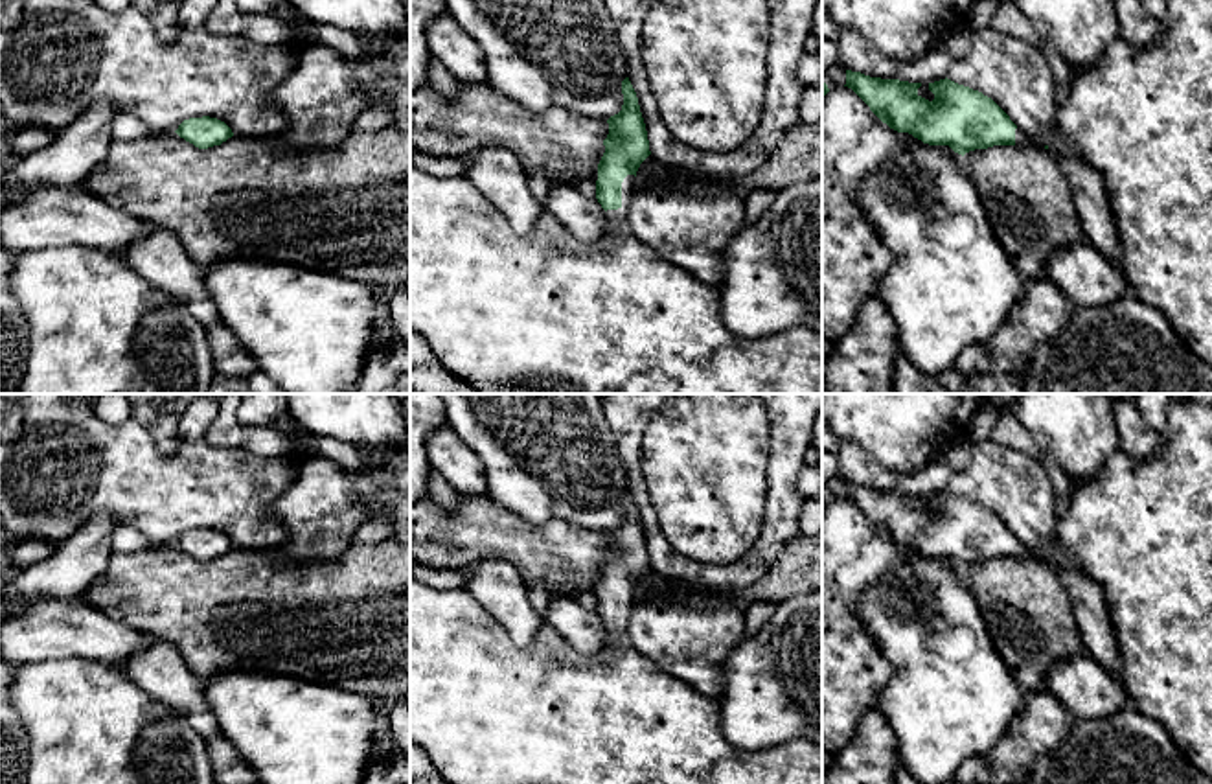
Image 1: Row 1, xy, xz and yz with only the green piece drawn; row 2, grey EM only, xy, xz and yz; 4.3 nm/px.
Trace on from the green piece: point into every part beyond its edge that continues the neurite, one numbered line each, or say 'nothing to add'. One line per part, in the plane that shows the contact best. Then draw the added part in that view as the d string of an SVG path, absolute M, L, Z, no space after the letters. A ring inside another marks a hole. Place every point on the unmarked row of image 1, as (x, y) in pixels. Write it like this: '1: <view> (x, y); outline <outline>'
1: xz (486, 711); outline M410 574L410 742L419 745L449 784L822 784L822 744L791 740L767 749L737 749L723 734L717 699L662 672L642 655L629 637L635 587L622 594L622 618L607 622L607 644L596 655L574 650L548 622L530 646L515 646L504 628L463 589L436 589Z

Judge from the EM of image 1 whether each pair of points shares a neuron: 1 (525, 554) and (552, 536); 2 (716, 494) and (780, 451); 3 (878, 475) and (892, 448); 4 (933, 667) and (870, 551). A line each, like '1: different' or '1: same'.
1: same
2: different
3: different
4: different

